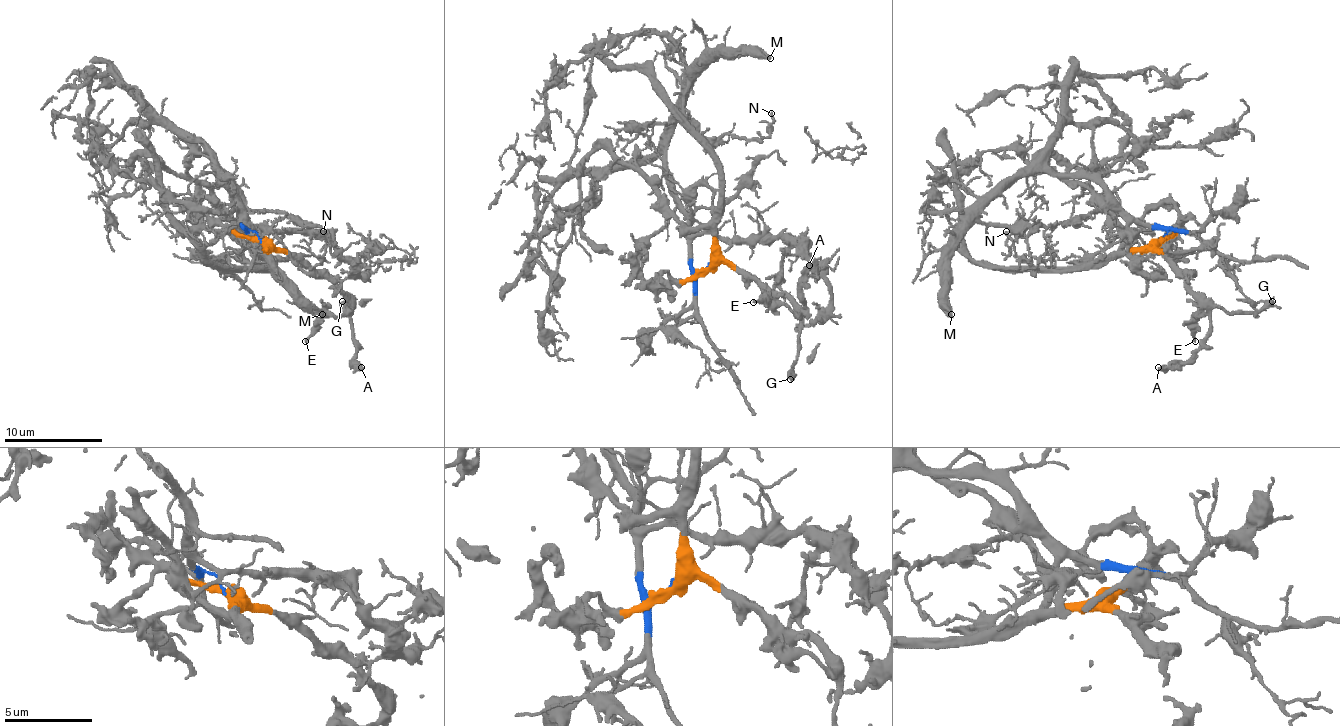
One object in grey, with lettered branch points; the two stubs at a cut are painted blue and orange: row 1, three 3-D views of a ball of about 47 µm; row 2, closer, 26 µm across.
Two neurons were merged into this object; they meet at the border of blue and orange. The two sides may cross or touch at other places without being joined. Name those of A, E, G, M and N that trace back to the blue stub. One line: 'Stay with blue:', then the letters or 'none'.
Stay with blue: M, N

